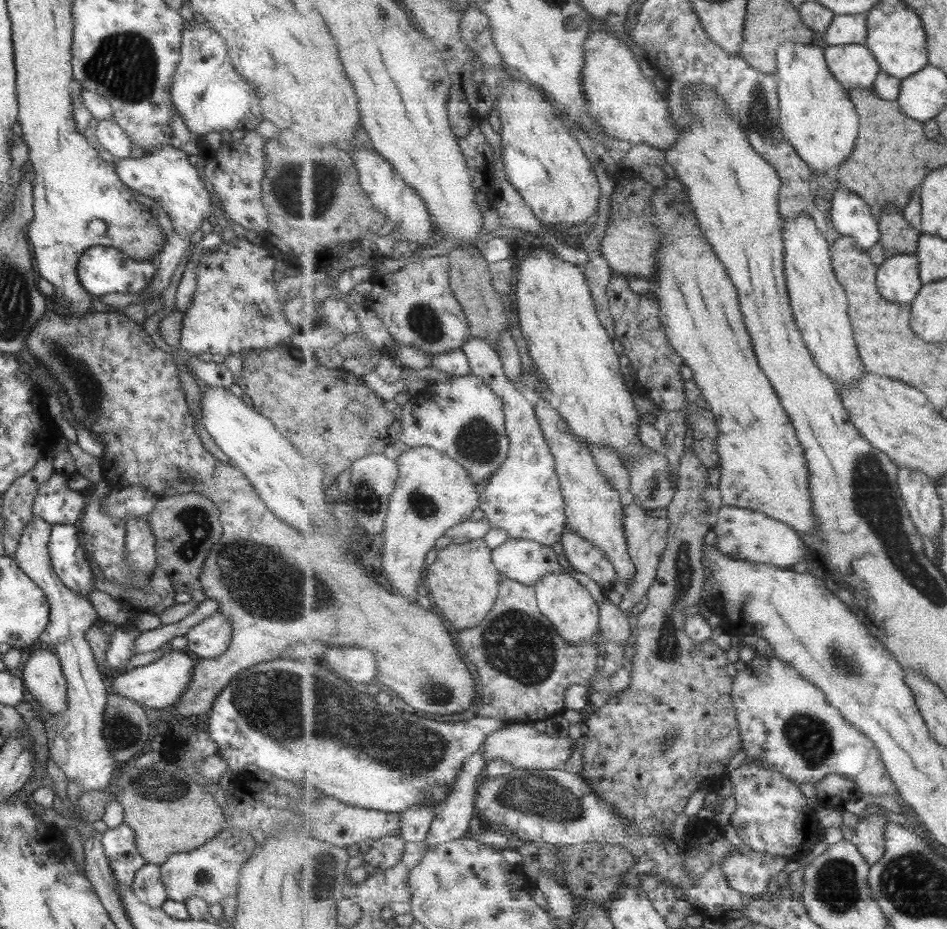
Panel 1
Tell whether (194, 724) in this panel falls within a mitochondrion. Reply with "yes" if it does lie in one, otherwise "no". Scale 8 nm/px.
no

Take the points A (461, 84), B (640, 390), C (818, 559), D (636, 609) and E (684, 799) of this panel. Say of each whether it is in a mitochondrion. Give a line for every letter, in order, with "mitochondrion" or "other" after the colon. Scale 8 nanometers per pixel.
A: other
B: other
C: other
D: other
E: other

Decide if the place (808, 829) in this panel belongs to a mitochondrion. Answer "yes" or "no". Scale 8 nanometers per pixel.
no

